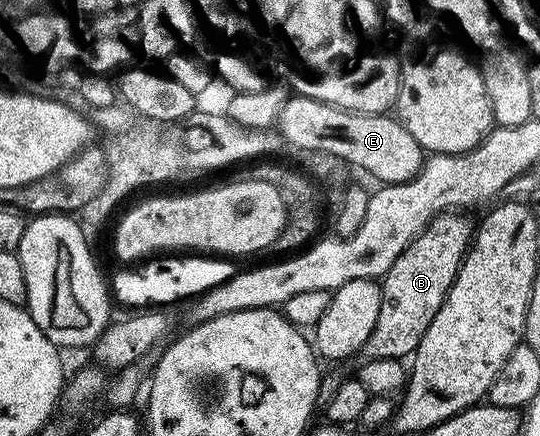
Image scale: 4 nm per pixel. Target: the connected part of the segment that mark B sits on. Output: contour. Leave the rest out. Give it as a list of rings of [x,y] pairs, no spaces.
[[[447,211],[433,217],[426,230],[417,233],[412,243],[400,251],[396,263],[388,267],[380,281],[382,302],[380,315],[376,315],[376,327],[372,327],[372,335],[368,335],[360,350],[363,360],[401,360],[417,351],[424,331],[428,331],[428,323],[436,319],[436,311],[440,311],[470,247],[476,225],[466,217],[469,216],[462,211]]]

